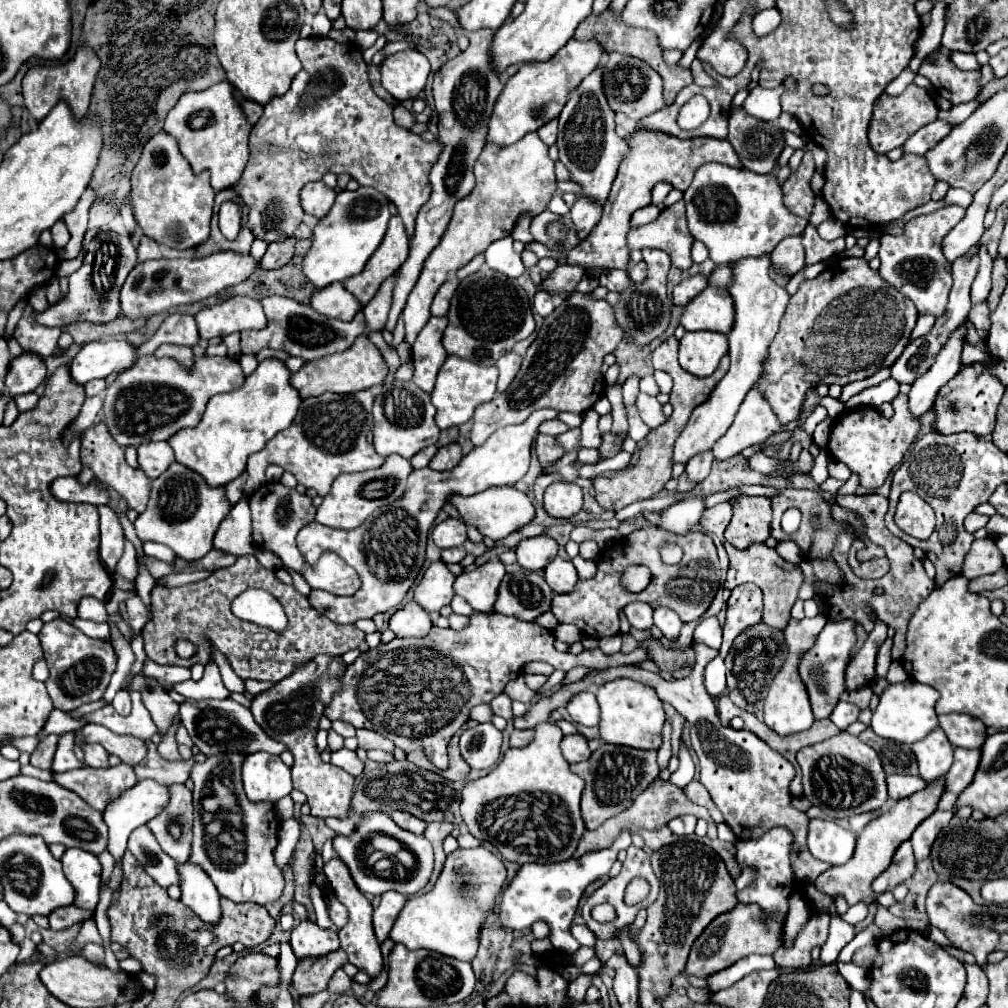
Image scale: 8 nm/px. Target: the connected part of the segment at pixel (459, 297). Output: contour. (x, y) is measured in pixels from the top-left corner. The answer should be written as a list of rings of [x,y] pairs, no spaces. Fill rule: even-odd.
[[[485,265],[459,283],[447,317],[449,325],[443,333],[445,351],[485,367],[495,365],[497,359],[511,351],[517,341],[535,331],[535,319],[525,289],[517,283],[517,279],[509,279],[507,275]]]

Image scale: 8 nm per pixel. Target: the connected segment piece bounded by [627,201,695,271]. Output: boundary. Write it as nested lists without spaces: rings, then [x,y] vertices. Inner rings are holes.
[[[683,201],[663,209],[653,223],[635,227],[627,235],[630,250],[661,249],[671,257],[673,265],[683,271],[693,265],[691,261],[693,241],[695,239],[687,227]]]

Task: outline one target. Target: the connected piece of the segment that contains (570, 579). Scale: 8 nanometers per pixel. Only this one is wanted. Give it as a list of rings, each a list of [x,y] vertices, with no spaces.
[[[555,557],[553,561],[549,561],[549,565],[543,569],[545,573],[545,581],[549,583],[549,587],[555,593],[569,593],[573,591],[575,583],[577,583],[577,569],[573,567],[571,561]]]

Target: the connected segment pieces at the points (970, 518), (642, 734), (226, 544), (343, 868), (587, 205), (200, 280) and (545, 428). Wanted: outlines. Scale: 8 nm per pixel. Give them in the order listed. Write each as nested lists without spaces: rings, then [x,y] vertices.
[[[971,513],[971,515],[967,515],[967,519],[965,519],[965,529],[967,529],[969,533],[975,533],[977,529],[985,527],[987,521],[989,521],[989,517],[979,515],[979,513]]]
[[[615,679],[597,689],[597,701],[601,707],[599,735],[603,743],[625,745],[645,751],[657,751],[661,747],[665,711],[661,699],[651,687],[637,683],[633,679]]]
[[[245,497],[221,521],[213,539],[213,547],[217,551],[223,551],[235,557],[255,553],[255,547],[251,541],[251,513]]]
[[[333,857],[331,861],[327,861],[323,865],[323,871],[325,871],[327,879],[331,881],[331,887],[333,887],[335,895],[337,895],[337,899],[349,911],[349,923],[339,931],[341,949],[347,953],[349,963],[353,963],[359,971],[363,971],[363,973],[367,973],[371,977],[377,977],[381,973],[381,969],[383,969],[383,957],[381,957],[381,947],[379,947],[379,943],[375,939],[375,933],[373,933],[373,923],[371,923],[373,907],[371,907],[371,903],[357,889],[357,885],[353,885],[353,877],[349,877],[349,867],[339,857]]]
[[[579,197],[577,203],[571,207],[569,215],[577,229],[577,237],[581,237],[581,241],[583,241],[589,235],[589,231],[597,225],[597,221],[601,219],[601,209],[597,203],[587,201],[585,197]]]
[[[221,251],[201,259],[185,257],[185,259],[145,261],[137,265],[133,273],[129,273],[121,289],[121,315],[129,319],[139,319],[139,317],[149,317],[155,313],[169,311],[171,307],[177,307],[177,305],[187,305],[187,303],[207,299],[231,285],[239,285],[257,267],[259,267],[259,261],[255,261],[251,255],[241,255],[233,251]]]
[[[553,419],[553,421],[545,421],[541,427],[539,427],[539,433],[543,433],[543,435],[553,435],[553,437],[557,437],[557,435],[561,435],[561,433],[565,433],[569,427],[563,423],[563,421],[559,421],[559,419]]]

